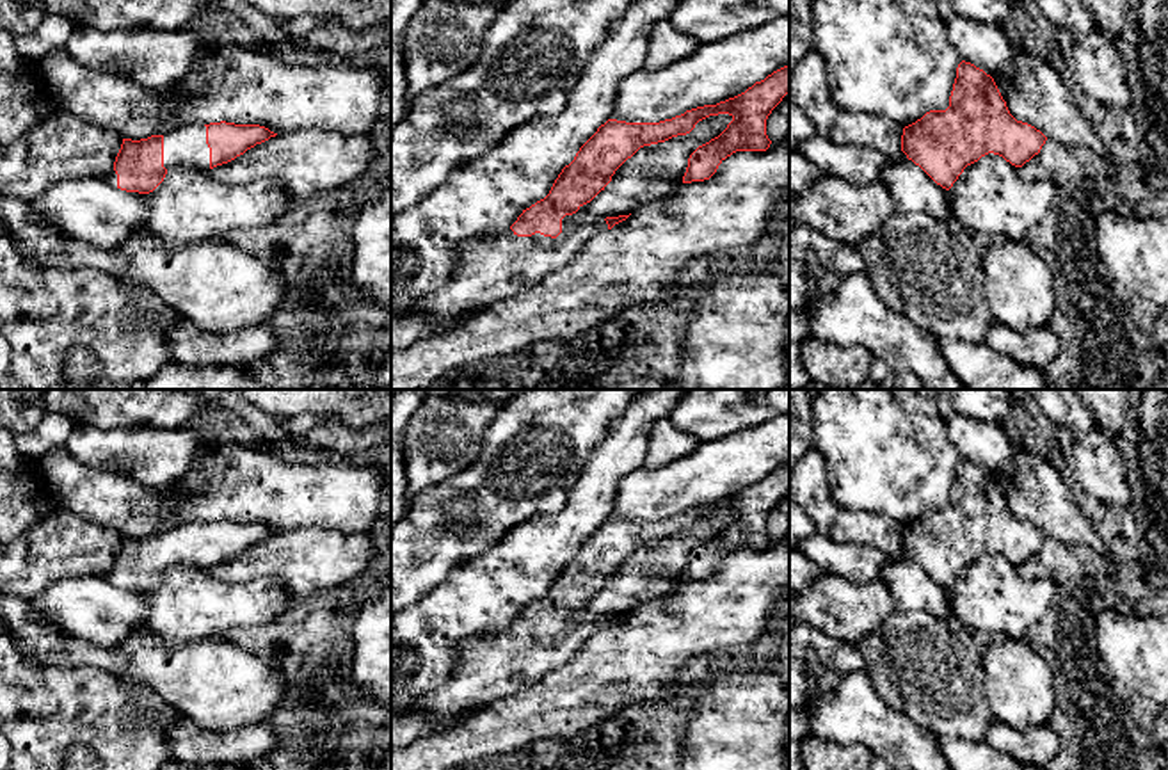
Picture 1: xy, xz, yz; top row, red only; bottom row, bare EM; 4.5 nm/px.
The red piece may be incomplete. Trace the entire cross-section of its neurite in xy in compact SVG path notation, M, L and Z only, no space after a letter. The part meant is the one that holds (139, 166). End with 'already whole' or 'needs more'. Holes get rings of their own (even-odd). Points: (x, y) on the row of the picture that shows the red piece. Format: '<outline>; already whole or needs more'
M220 121L178 124L165 135L151 135L140 140L123 139L114 169L105 180L126 192L149 194L171 169L213 169L276 135L260 124Z; needs more

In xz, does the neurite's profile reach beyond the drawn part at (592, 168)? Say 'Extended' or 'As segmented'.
Extended

